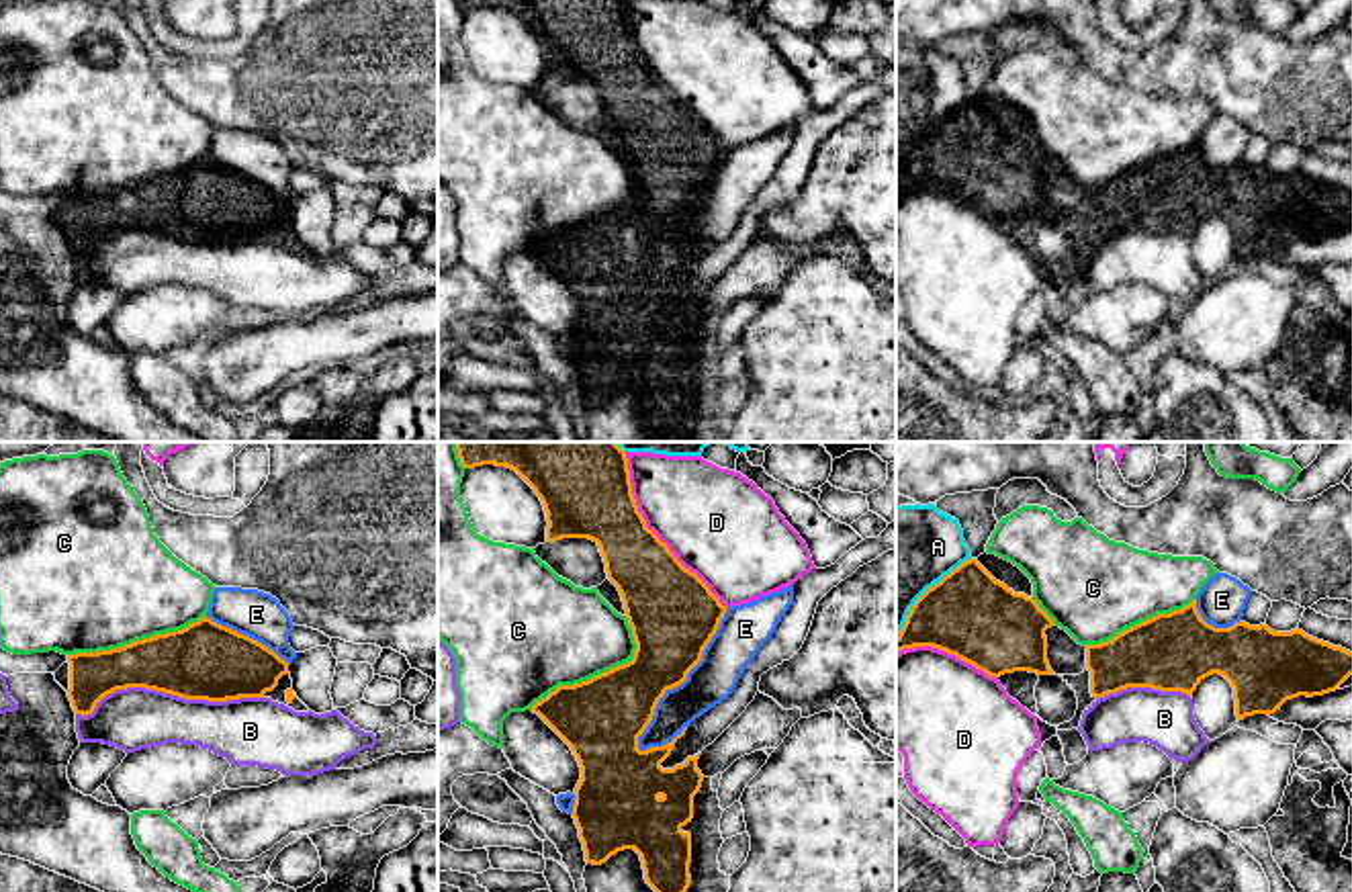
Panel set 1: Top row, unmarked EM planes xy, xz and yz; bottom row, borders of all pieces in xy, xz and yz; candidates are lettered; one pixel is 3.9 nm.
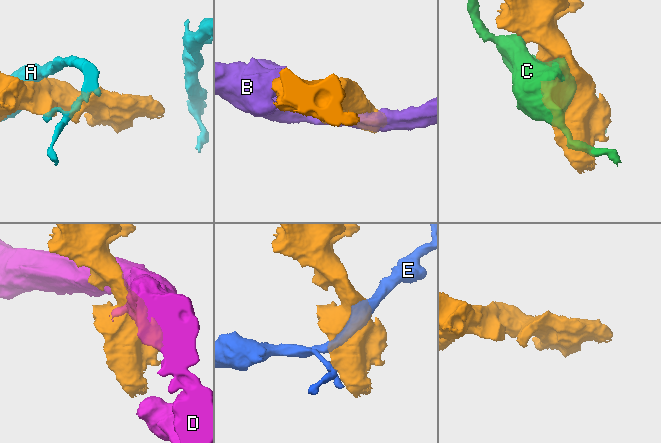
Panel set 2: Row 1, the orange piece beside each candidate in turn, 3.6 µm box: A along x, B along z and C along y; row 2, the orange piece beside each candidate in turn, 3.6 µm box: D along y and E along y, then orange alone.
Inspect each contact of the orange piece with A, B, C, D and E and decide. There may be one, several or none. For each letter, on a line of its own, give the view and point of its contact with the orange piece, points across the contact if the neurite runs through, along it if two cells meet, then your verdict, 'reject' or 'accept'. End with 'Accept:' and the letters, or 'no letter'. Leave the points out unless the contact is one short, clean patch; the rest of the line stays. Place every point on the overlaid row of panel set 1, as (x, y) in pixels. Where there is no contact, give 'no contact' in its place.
A: meets orange in yz at (923, 594); reject
B: meets orange in xy at (168, 692); reject
C: meets orange in xz at (600, 674); reject
D: meets orange in xz at (653, 532); reject
E: meets orange in xz at (680, 684); reject
Accept: no letter

